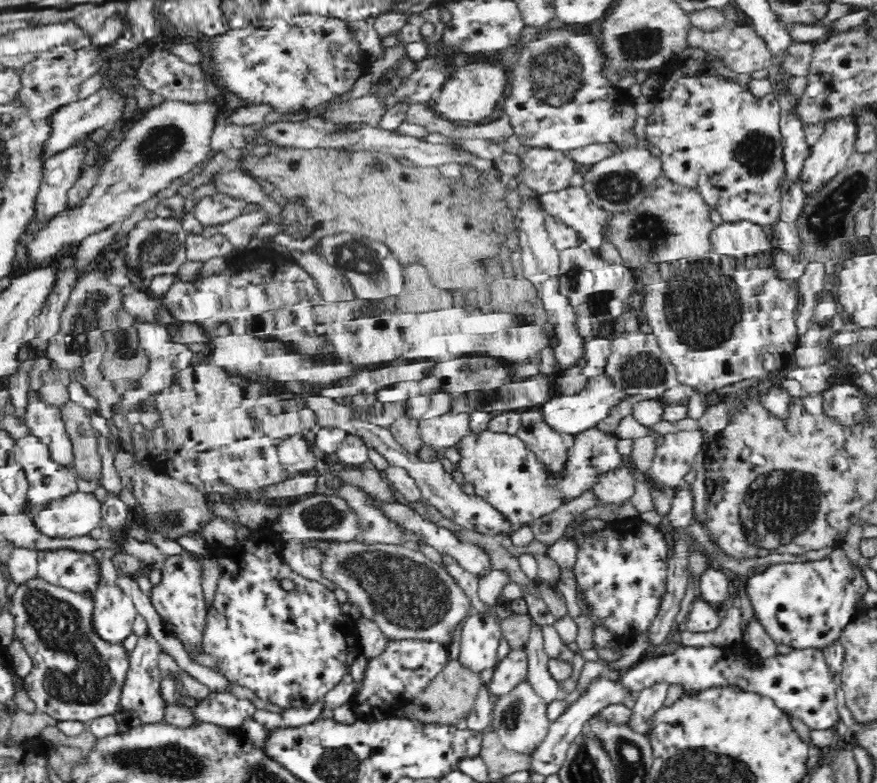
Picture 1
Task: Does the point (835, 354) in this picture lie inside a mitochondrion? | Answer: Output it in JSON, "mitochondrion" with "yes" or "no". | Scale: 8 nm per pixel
{"mitochondrion":"no"}

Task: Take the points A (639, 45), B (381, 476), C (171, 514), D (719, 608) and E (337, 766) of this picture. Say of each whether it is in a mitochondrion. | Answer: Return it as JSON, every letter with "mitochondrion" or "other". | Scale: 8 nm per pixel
{"A":"mitochondrion","B":"other","C":"mitochondrion","D":"other","E":"mitochondrion"}

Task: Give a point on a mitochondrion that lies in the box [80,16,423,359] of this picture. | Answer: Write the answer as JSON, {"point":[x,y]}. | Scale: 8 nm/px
{"point":[162,143]}

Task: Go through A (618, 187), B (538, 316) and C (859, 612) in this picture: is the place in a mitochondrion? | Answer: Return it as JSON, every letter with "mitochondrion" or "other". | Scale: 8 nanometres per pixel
{"A":"mitochondrion","B":"other","C":"other"}

